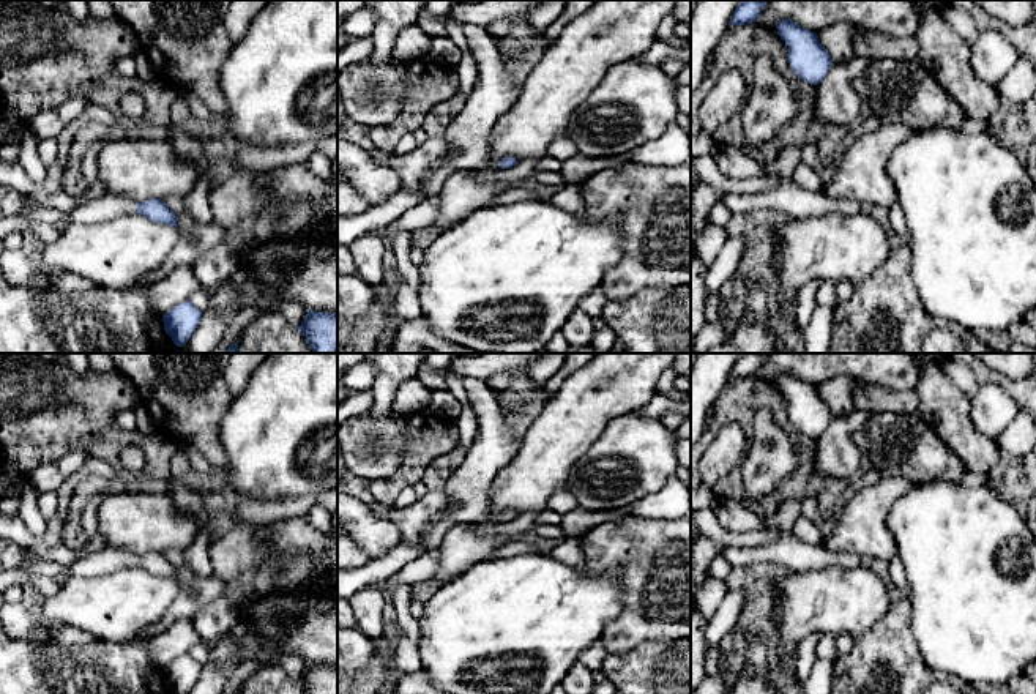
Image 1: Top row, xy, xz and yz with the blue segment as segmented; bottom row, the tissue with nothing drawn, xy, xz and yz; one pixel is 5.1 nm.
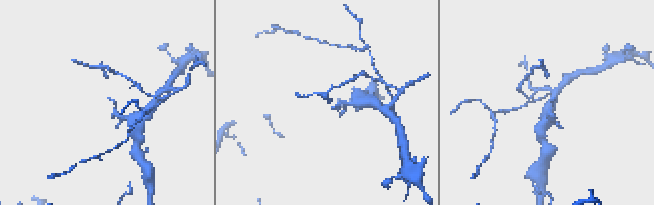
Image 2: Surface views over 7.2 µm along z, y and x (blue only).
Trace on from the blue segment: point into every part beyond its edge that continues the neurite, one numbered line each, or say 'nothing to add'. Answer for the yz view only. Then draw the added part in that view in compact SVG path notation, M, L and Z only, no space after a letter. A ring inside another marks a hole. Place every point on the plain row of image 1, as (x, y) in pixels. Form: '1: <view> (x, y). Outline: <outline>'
nothing to add

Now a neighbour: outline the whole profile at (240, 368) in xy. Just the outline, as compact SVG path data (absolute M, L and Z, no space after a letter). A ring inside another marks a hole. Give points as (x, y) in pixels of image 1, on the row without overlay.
M232 353L225 382L229 393L235 397L252 377L252 372L265 361L268 353Z

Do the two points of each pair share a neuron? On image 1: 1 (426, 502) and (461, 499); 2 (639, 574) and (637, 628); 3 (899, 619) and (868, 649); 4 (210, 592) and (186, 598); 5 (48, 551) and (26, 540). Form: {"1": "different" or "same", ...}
{"1": "different", "2": "same", "3": "same", "4": "same", "5": "same"}

